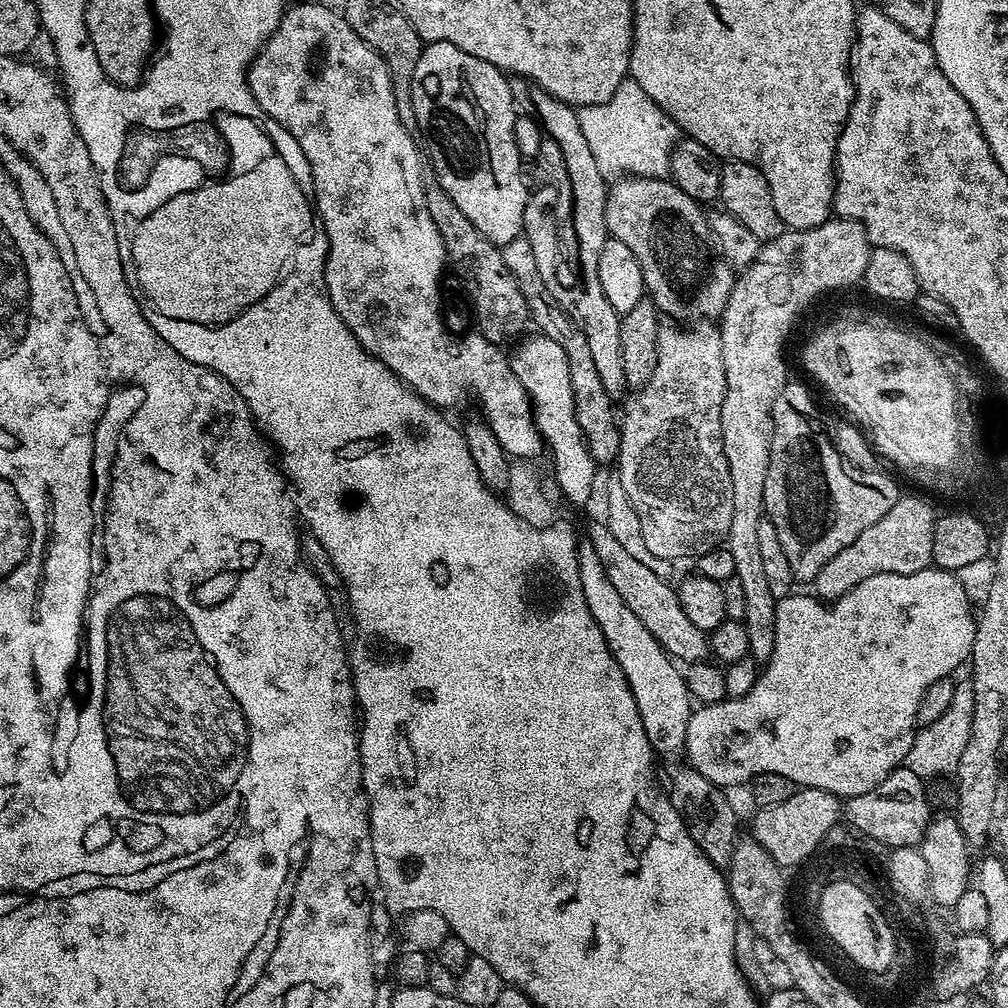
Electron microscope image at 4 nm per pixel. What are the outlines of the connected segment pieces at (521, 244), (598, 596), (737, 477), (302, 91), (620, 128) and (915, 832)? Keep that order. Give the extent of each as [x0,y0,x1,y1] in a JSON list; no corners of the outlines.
[[500,238,620,465],[577,542,691,705],[718,218,870,666],[248,4,546,462],[578,78,682,178],[842,766,930,849]]

